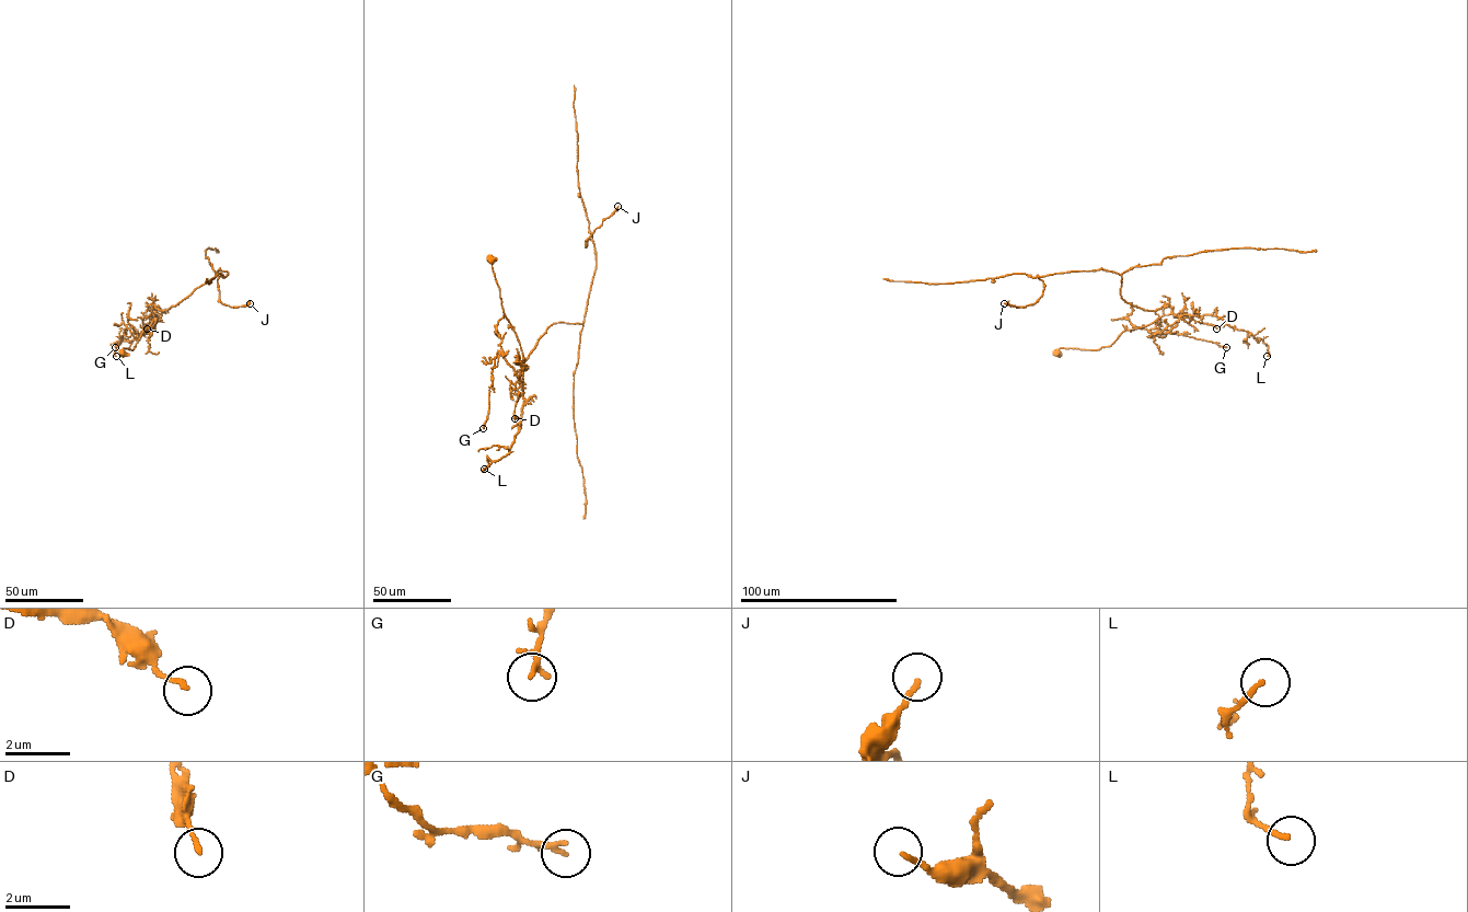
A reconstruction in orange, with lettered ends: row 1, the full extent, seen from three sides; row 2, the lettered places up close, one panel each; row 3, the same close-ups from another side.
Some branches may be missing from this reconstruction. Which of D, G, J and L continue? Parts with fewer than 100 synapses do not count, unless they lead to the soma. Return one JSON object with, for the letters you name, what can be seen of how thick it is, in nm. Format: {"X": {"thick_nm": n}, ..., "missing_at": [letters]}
{"missing_at": []}

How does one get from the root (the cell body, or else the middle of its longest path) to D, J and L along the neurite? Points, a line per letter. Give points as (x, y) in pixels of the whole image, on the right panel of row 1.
D: (1058, 354), (1061, 348), (1110, 346), (1124, 331), (1170, 314), (1189, 314), (1216, 328)
J: (1058, 354), (1110, 346), (1171, 308), (1128, 303), (1121, 276), (1101, 269), (1037, 275), (1035, 303), (1004, 303)
L: (1058, 354), (1061, 348), (1110, 346), (1124, 331), (1174, 314), (1220, 316), (1258, 342), (1260, 338), (1267, 356)

